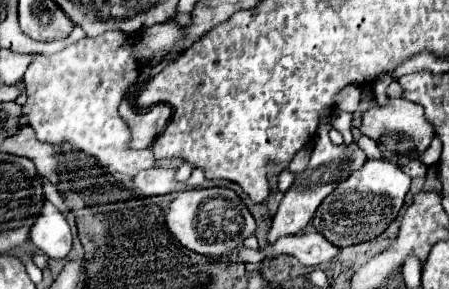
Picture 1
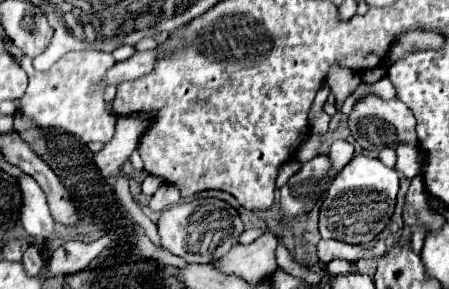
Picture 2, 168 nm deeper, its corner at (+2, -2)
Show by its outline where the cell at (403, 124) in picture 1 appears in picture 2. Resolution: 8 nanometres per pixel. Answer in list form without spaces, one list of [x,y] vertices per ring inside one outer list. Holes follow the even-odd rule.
[[[365,94],[361,100],[355,102],[351,114],[349,114],[349,130],[355,142],[363,150],[375,150],[381,148],[397,148],[399,144],[407,142],[417,146],[417,134],[415,134],[415,118],[411,110],[399,102],[399,100],[383,100],[375,94]]]

